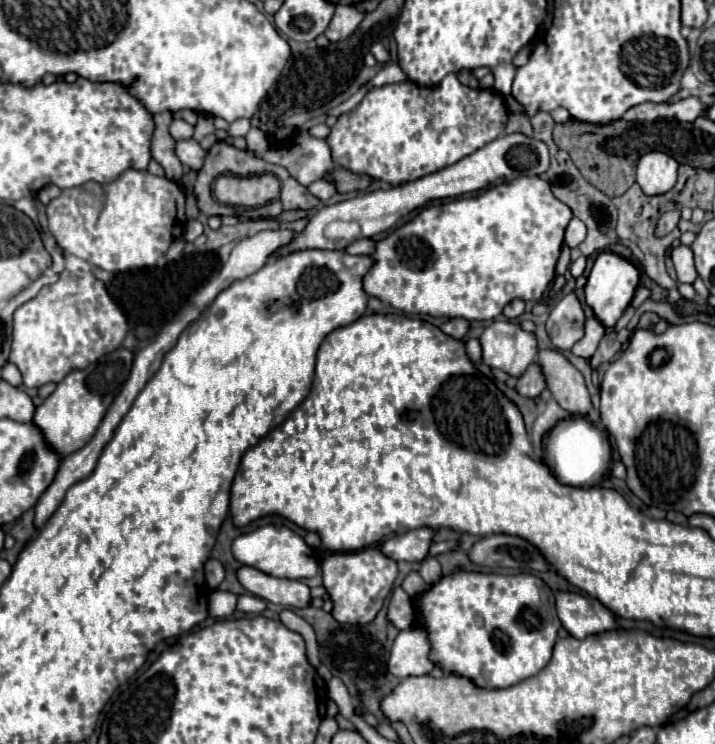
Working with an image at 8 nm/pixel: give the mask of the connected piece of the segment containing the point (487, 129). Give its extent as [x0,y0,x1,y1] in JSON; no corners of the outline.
[327,74,507,184]

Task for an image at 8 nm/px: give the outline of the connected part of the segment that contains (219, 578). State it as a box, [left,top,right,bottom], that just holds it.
[205,558,225,588]

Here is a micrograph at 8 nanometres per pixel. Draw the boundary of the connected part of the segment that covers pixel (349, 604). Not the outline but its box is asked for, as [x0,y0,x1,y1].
[321,546,397,624]

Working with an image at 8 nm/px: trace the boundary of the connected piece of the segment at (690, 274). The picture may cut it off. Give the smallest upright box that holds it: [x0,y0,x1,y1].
[671,244,695,284]

